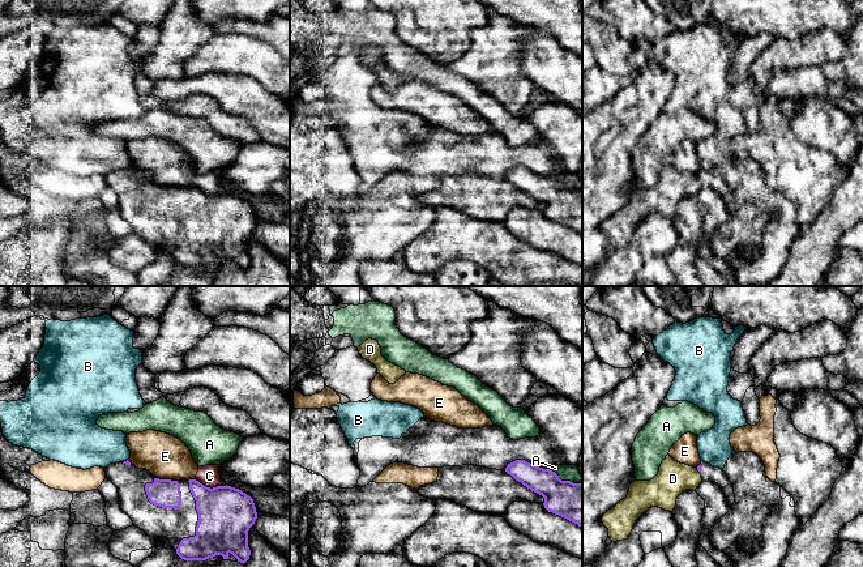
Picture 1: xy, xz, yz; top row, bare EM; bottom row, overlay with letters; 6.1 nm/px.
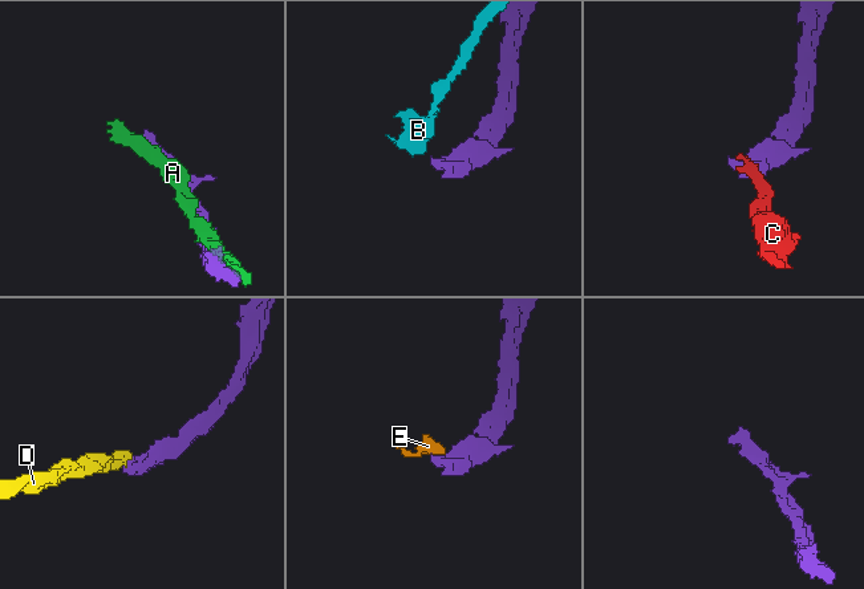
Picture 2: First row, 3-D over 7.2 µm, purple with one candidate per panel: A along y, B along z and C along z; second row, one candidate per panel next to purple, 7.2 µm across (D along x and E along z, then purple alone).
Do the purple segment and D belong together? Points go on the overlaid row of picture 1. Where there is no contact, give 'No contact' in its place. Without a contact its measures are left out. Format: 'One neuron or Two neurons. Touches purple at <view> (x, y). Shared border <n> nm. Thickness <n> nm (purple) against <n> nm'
One neuron. Touches purple at yz (697, 469). Shared border 50 nm. Thickness 30 nm (purple) against 200 nm

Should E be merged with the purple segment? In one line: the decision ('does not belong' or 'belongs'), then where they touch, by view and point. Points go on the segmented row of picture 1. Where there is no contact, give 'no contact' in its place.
does not belong; contact xy (166, 480)

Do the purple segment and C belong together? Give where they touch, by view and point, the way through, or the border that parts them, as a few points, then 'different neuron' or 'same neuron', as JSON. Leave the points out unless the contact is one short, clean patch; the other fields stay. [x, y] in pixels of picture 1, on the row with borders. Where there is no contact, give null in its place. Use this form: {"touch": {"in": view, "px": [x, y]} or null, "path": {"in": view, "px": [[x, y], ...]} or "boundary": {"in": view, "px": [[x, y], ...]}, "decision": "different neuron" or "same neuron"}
{"touch": {"in": "xy", "px": [209, 487]}, "decision": "different neuron"}

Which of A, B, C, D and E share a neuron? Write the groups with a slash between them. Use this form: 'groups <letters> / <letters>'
groups A / B / C E / D

